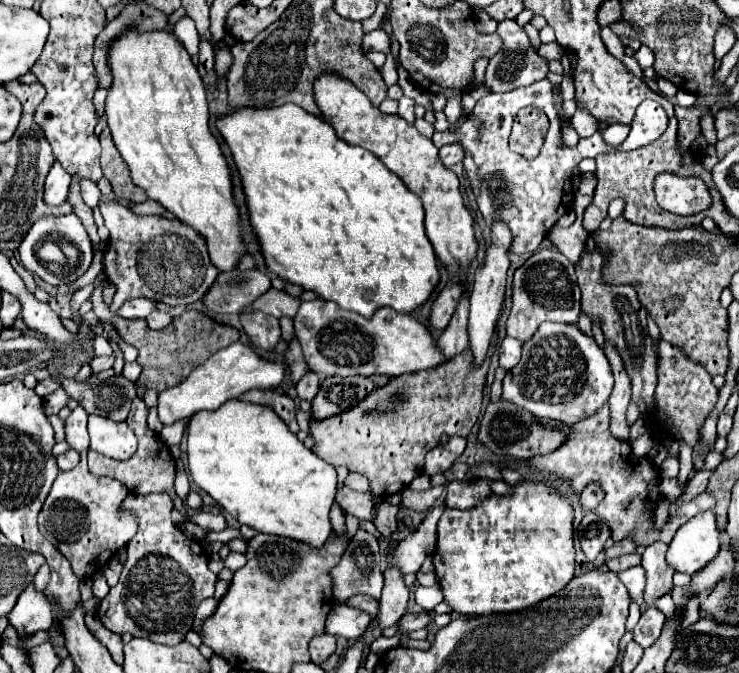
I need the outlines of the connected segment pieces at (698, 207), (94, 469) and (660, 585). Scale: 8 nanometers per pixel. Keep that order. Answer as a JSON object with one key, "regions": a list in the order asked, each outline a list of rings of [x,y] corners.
{"regions":[[[[661,174],[655,180],[655,196],[663,210],[687,216],[709,208],[711,196],[699,178],[679,178],[675,174]]],[[[135,398],[131,402],[131,412],[127,416],[127,424],[135,432],[135,436],[139,438],[139,448],[133,454],[133,458],[129,458],[125,462],[117,462],[117,460],[109,460],[105,456],[95,454],[93,450],[89,450],[89,472],[95,474],[95,476],[111,476],[111,478],[117,478],[133,494],[167,492],[173,498],[175,508],[185,518],[189,518],[189,512],[187,512],[183,500],[175,494],[175,488],[173,488],[173,482],[175,482],[175,460],[173,460],[171,452],[169,452],[169,446],[161,440],[161,436],[155,434],[153,430],[149,430],[149,426],[147,426],[147,406],[145,406],[145,402],[141,398]]],[[[653,542],[643,552],[641,566],[647,572],[647,586],[645,586],[645,604],[647,606],[651,606],[655,598],[667,594],[673,588],[673,582],[671,582],[673,570],[665,562],[665,552],[667,552],[665,542]]]]}

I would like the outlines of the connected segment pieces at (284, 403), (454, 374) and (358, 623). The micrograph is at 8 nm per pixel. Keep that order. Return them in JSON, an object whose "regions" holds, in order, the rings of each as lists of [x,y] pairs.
{"regions":[[[[265,390],[265,392],[247,392],[241,398],[249,400],[249,402],[255,402],[255,404],[263,404],[263,406],[273,408],[277,412],[277,416],[289,426],[291,432],[295,432],[295,434],[299,432],[299,424],[295,420],[297,406],[295,406],[295,402],[287,394],[277,394],[273,390]]],[[[461,352],[461,356],[439,364],[437,368],[411,372],[393,378],[385,388],[369,394],[367,400],[343,412],[341,416],[331,416],[329,420],[311,420],[311,436],[315,440],[313,452],[329,462],[331,466],[347,466],[349,472],[359,472],[367,476],[371,490],[377,496],[391,496],[401,492],[413,478],[423,472],[425,454],[441,442],[441,436],[467,436],[477,422],[483,402],[483,384],[487,376],[489,360],[485,366],[477,368],[477,372],[469,372],[469,352]]],[[[335,604],[327,616],[325,632],[353,642],[361,636],[361,632],[367,628],[369,622],[371,622],[371,618],[367,612],[351,608],[347,604]]]]}

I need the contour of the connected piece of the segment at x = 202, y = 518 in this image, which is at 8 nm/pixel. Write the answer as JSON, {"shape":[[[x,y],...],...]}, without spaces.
{"shape":[[[193,512],[191,514],[191,522],[201,526],[203,530],[213,530],[213,532],[221,532],[227,528],[227,522],[221,514],[205,514],[205,512]]]}

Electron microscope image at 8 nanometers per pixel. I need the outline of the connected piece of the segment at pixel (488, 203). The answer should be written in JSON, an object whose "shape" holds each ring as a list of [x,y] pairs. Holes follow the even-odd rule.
{"shape":[[[543,78],[537,84],[531,84],[527,88],[517,88],[517,90],[501,92],[501,94],[489,94],[481,98],[475,104],[471,116],[457,130],[435,132],[433,144],[437,148],[447,146],[447,144],[459,144],[465,150],[463,166],[469,176],[473,194],[477,198],[479,212],[483,214],[487,226],[493,228],[493,220],[497,216],[509,226],[513,234],[513,242],[509,250],[513,254],[533,254],[541,246],[547,232],[555,226],[557,218],[563,216],[571,208],[571,200],[573,200],[571,178],[573,178],[573,170],[583,158],[595,158],[597,154],[611,152],[611,150],[635,150],[635,148],[647,146],[655,142],[665,132],[665,128],[667,128],[667,114],[661,108],[661,104],[657,104],[655,100],[645,100],[635,112],[629,136],[617,148],[607,146],[599,132],[595,132],[589,138],[581,138],[577,146],[569,148],[561,138],[559,116],[551,100],[551,82]],[[523,106],[539,106],[551,122],[541,154],[535,160],[527,160],[511,152],[507,146],[513,120]]]}

